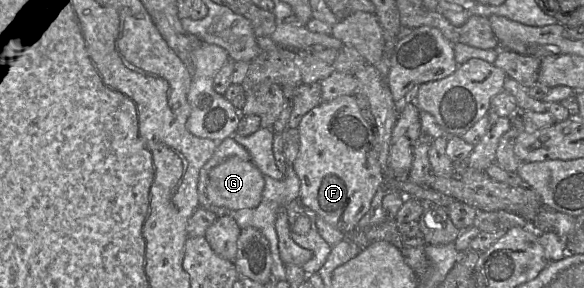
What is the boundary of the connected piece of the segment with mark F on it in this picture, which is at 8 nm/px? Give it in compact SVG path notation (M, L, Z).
M344 95L322 102L304 115L298 132L300 146L292 166L300 180L299 200L343 234L353 231L368 212L377 190L384 185L384 174L374 147L374 135L362 116L355 97Z

